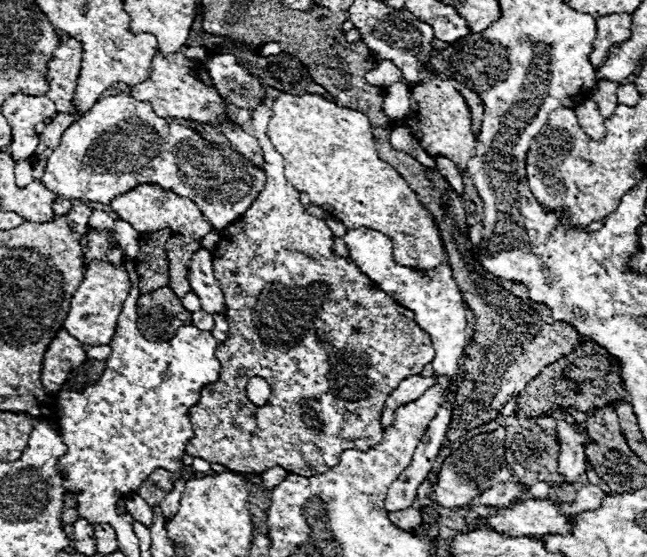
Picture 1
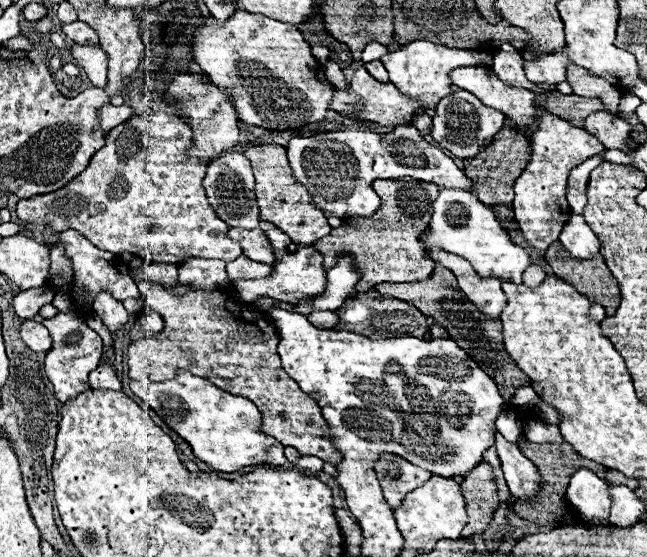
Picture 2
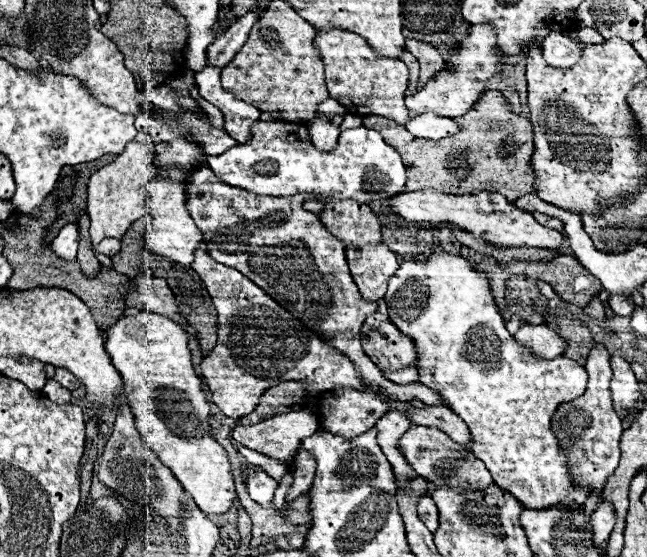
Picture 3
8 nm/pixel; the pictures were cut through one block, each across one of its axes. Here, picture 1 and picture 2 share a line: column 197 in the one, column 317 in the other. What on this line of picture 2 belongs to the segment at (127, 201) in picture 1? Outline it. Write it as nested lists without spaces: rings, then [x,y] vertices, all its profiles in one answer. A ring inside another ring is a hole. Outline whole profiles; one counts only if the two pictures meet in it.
[[[278,144],[256,146],[252,150],[250,162],[252,162],[252,168],[254,168],[254,176],[256,176],[254,192],[256,192],[258,206],[262,208],[260,210],[260,218],[262,220],[276,224],[296,244],[306,244],[308,246],[308,244],[314,244],[320,238],[330,234],[332,226],[328,224],[326,214],[318,206],[310,204],[310,192],[302,184],[296,182],[284,146],[278,146]],[[270,146],[274,146],[274,148],[270,148]]]

